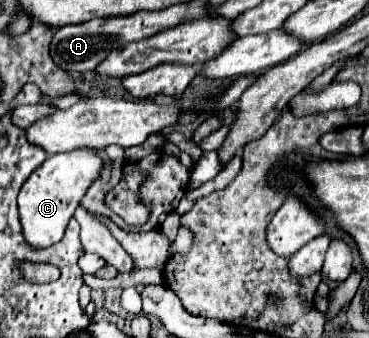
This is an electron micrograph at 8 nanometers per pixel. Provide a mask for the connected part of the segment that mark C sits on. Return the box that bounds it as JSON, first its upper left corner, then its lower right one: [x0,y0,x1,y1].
[19,149,101,249]

